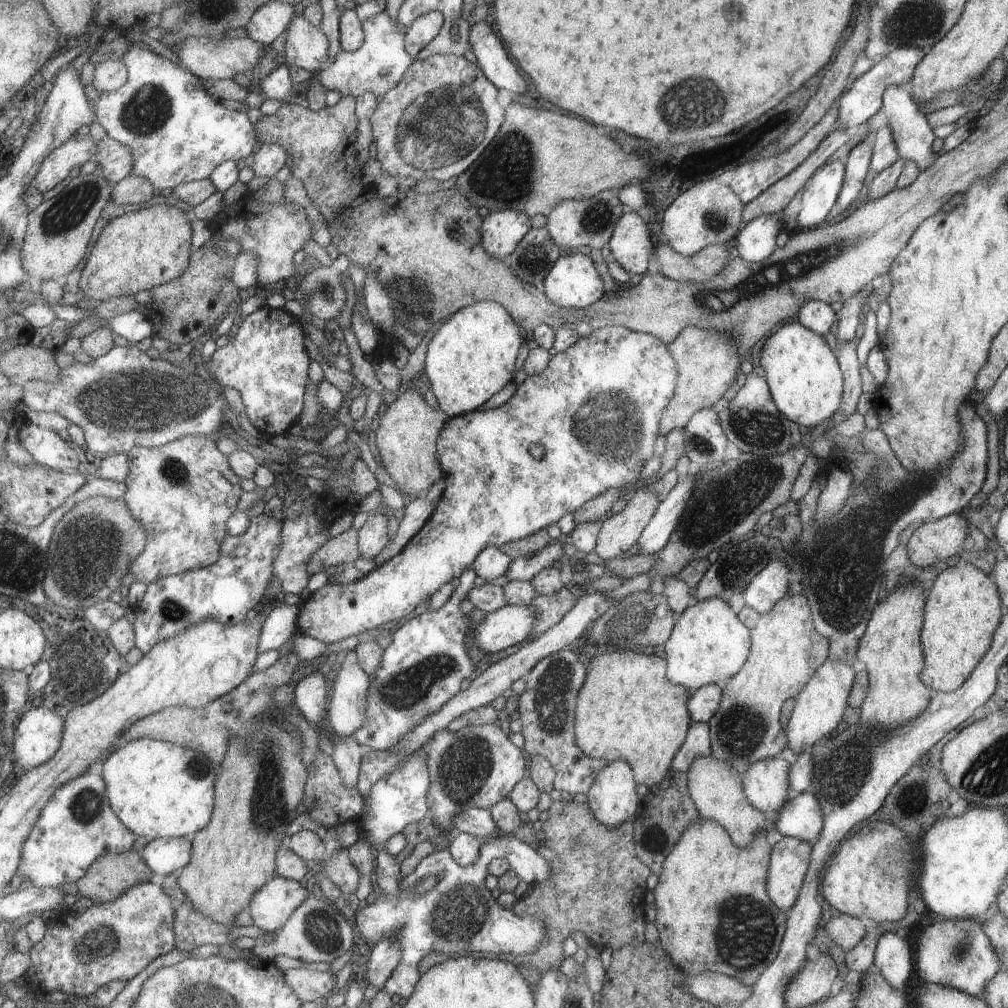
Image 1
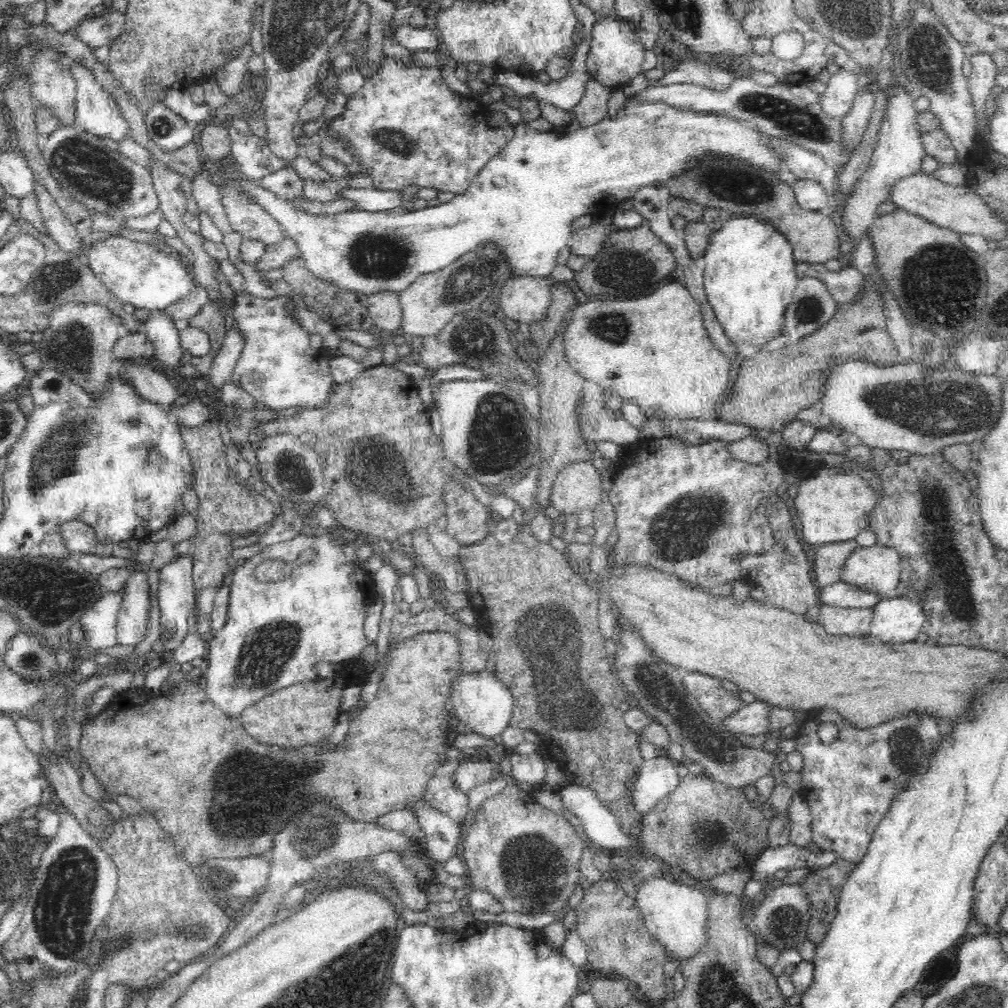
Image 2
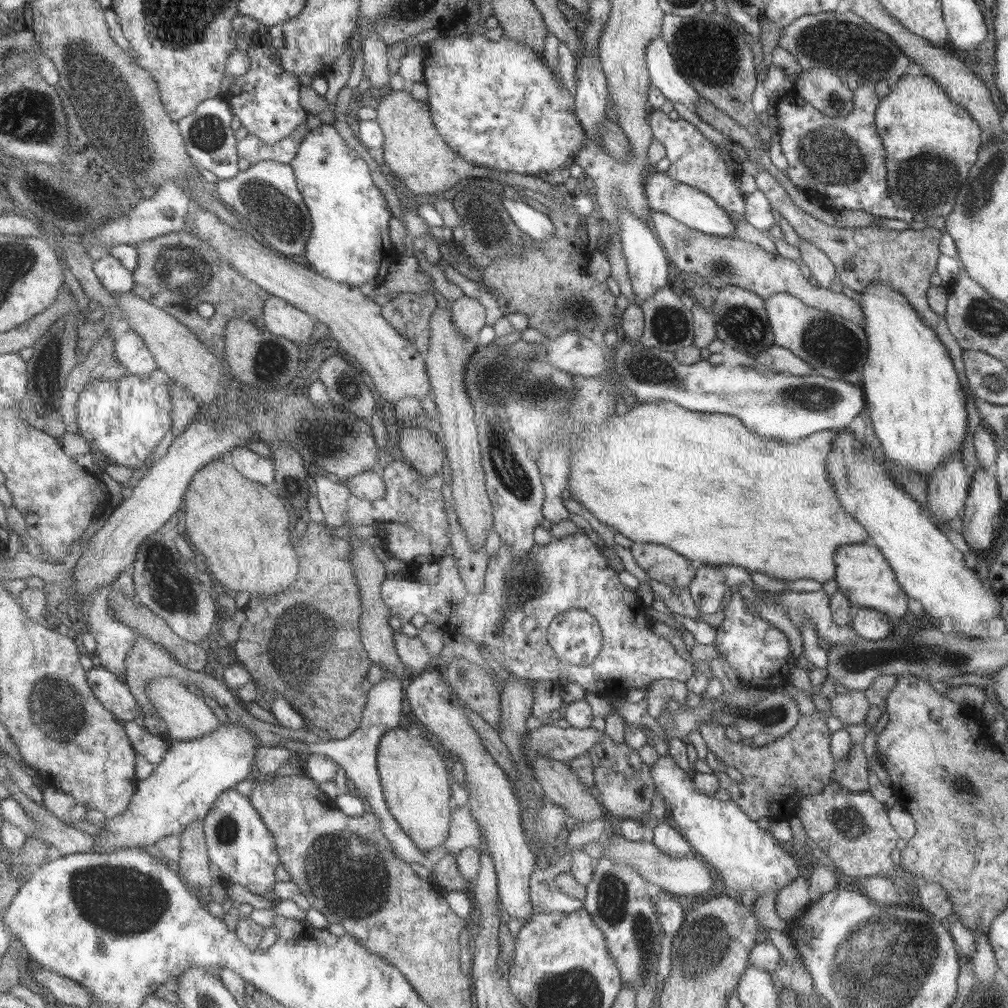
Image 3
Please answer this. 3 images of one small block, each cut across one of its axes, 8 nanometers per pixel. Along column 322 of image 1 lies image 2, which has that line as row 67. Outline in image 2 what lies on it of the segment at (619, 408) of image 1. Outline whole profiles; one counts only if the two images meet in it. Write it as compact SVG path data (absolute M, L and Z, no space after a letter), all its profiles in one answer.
M602 18L594 26L594 42L588 54L588 72L592 80L602 82L608 88L624 88L638 74L642 74L642 60L646 48L638 36L640 24L624 18Z

